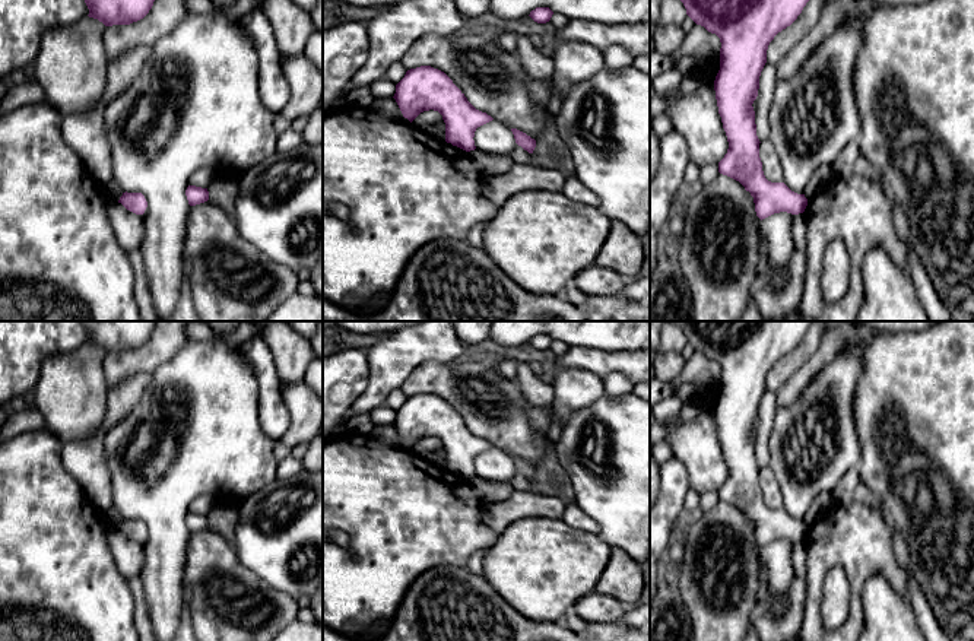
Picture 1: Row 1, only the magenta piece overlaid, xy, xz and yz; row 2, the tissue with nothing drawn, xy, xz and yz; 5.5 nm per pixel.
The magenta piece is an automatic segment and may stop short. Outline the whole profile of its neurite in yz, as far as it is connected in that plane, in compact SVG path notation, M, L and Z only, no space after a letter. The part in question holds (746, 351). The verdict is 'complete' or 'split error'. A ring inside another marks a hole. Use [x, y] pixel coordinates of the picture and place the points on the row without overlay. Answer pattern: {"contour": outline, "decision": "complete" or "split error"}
{"contour": "M672 321L678 324L686 342L708 359L720 365L720 397L714 407L716 426L723 456L727 463L729 476L718 489L718 499L739 508L751 520L755 530L756 543L762 548L774 540L787 539L803 540L808 533L805 521L791 518L784 510L771 510L765 505L759 485L759 466L756 463L753 428L758 423L759 403L767 390L767 377L774 364L790 353L802 340L812 321Z", "decision": "complete"}

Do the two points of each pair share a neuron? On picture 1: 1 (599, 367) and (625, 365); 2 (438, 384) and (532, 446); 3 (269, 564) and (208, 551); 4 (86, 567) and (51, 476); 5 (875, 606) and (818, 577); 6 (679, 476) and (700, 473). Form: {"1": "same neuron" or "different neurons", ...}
{"1": "same neuron", "2": "same neuron", "3": "different neurons", "4": "same neuron", "5": "different neurons", "6": "different neurons"}

